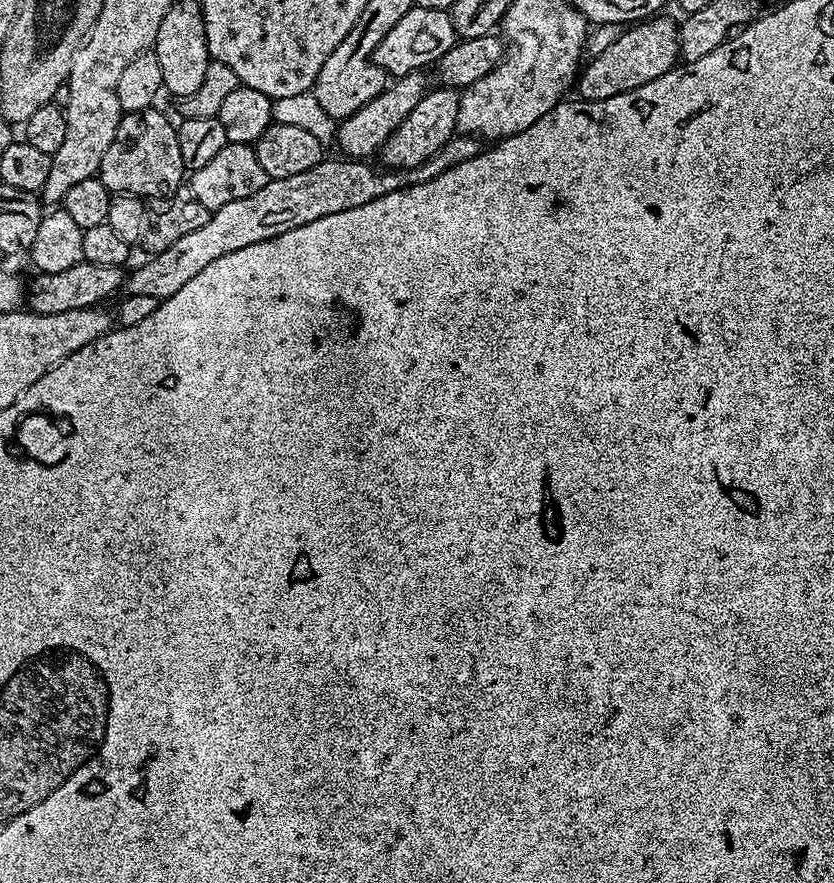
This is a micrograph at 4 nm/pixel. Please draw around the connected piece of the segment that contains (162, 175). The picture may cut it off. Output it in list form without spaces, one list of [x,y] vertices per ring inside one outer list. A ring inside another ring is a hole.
[[[155,107],[145,108],[142,112],[130,112],[121,115],[120,125],[114,134],[114,142],[110,142],[106,154],[102,154],[98,178],[108,187],[109,192],[117,196],[171,197],[181,191],[180,183],[185,183],[186,169],[182,162],[182,150],[178,150],[177,125],[171,124]]]

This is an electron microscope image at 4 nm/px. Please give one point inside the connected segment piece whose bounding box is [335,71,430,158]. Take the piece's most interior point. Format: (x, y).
(367, 130)

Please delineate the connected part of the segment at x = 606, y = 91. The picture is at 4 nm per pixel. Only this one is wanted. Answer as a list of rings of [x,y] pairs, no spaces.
[[[657,14],[625,27],[610,47],[602,50],[602,54],[591,57],[578,76],[579,99],[614,98],[614,94],[646,86],[646,82],[654,82],[654,78],[662,78],[662,74],[677,67],[681,59],[680,29],[675,19],[667,20],[666,17],[667,15]]]

